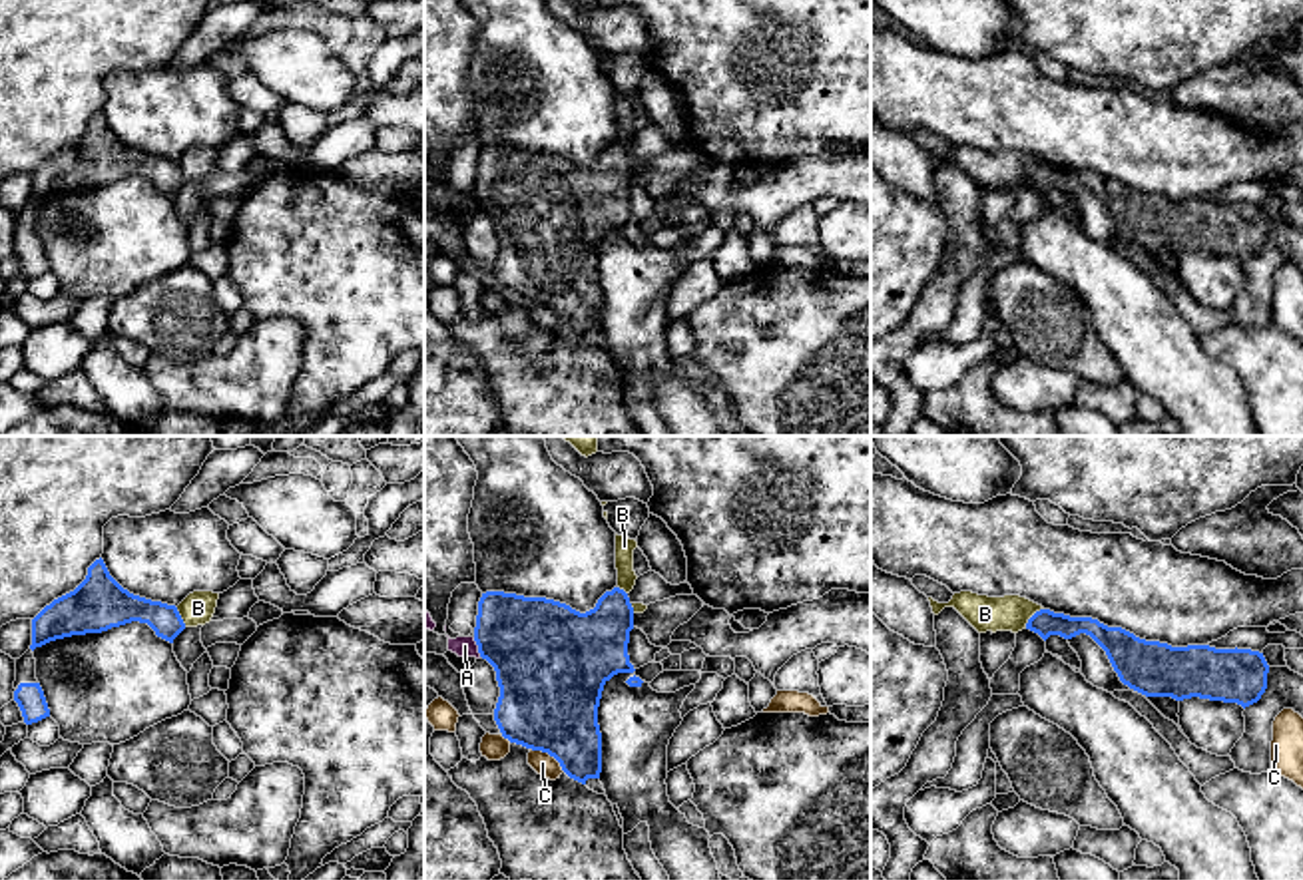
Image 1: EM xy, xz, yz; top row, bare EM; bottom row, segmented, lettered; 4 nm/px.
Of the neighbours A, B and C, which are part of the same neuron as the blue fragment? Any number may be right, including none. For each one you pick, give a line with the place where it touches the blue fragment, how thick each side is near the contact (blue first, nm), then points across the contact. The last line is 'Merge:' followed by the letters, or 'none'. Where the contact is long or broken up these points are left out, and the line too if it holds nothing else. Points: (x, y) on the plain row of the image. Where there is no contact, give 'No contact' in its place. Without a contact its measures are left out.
Merge: none

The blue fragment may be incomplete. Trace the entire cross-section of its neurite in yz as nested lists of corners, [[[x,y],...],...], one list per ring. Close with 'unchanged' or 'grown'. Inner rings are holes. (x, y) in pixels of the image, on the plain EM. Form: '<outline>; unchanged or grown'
[[[1050,163],[1036,165],[1026,183],[1044,195],[1050,189],[1064,193],[1090,189],[1106,205],[1120,235],[1146,251],[1175,255],[1199,251],[1237,257],[1245,263],[1257,257],[1267,243],[1269,219],[1263,207],[1251,203],[1172,201],[1140,193],[1092,171],[1070,171]]]; unchanged

